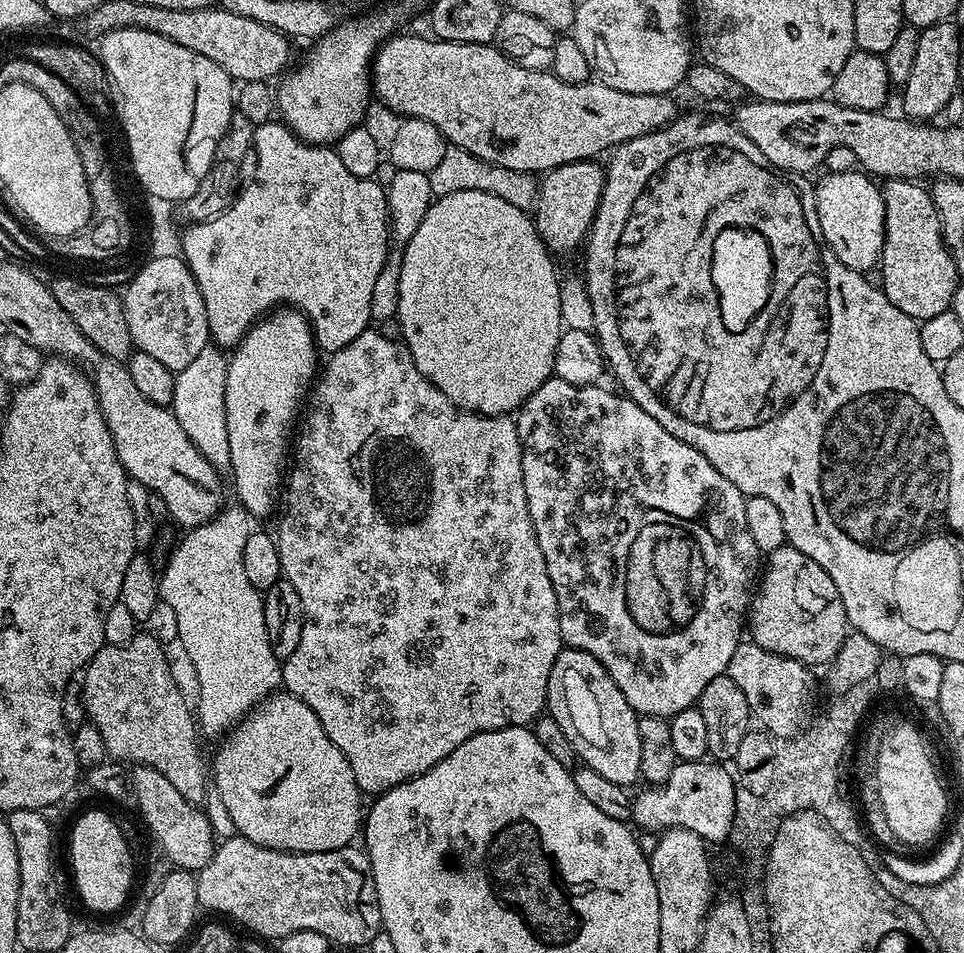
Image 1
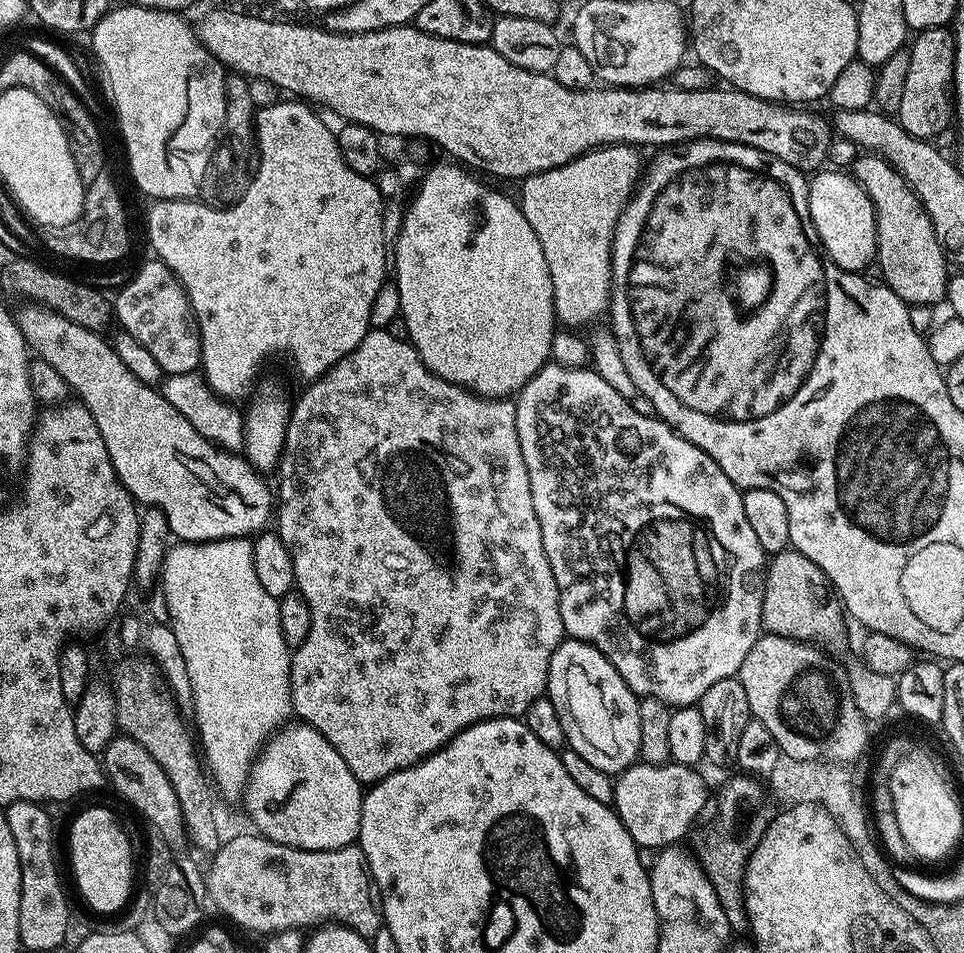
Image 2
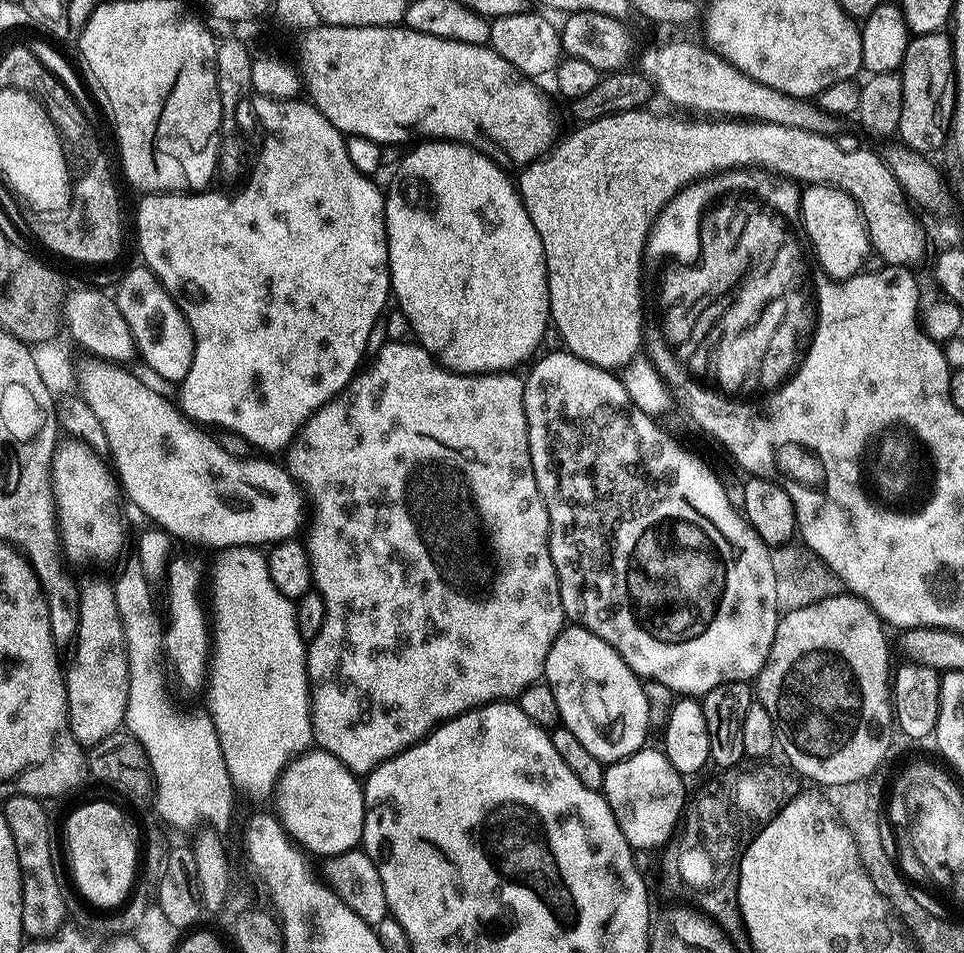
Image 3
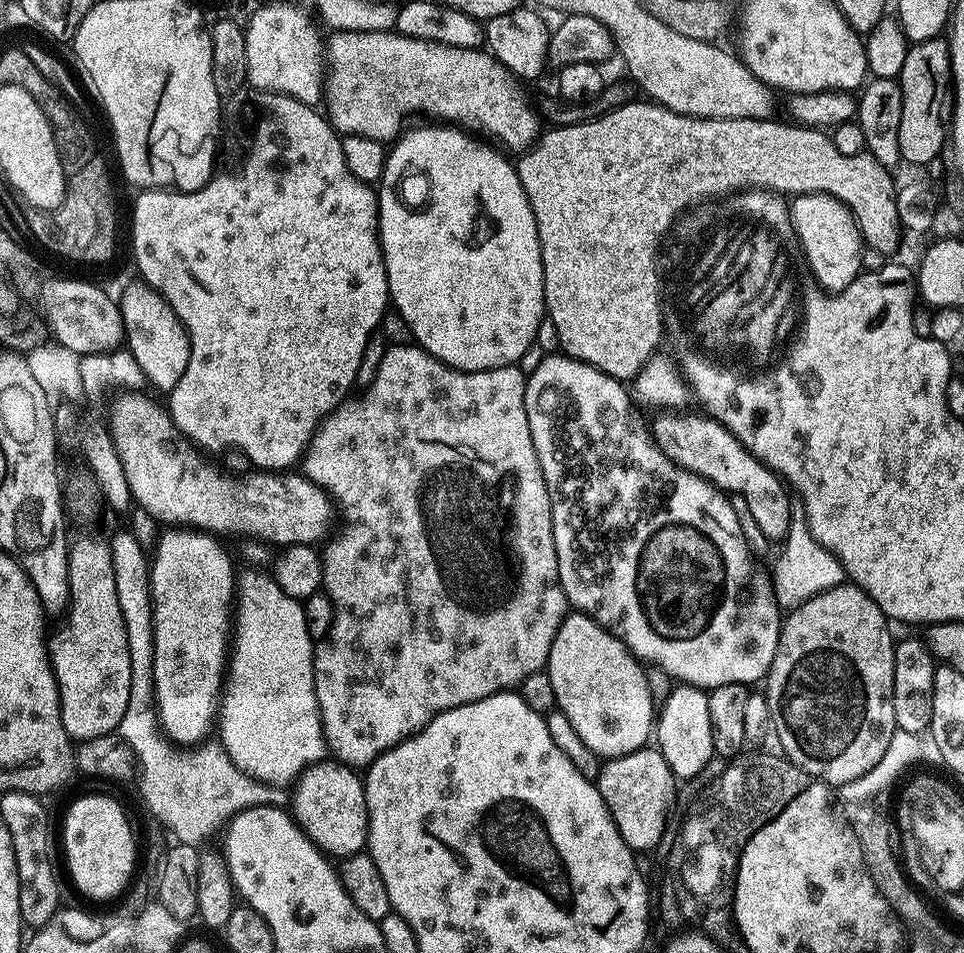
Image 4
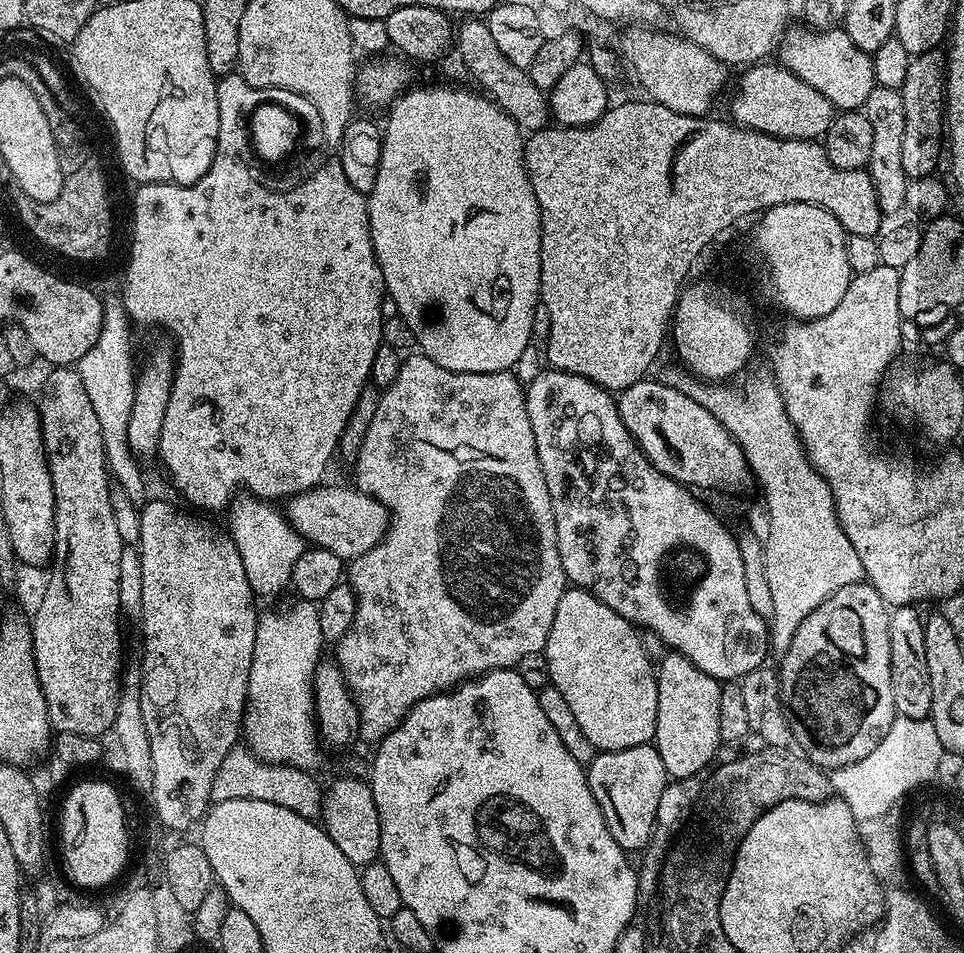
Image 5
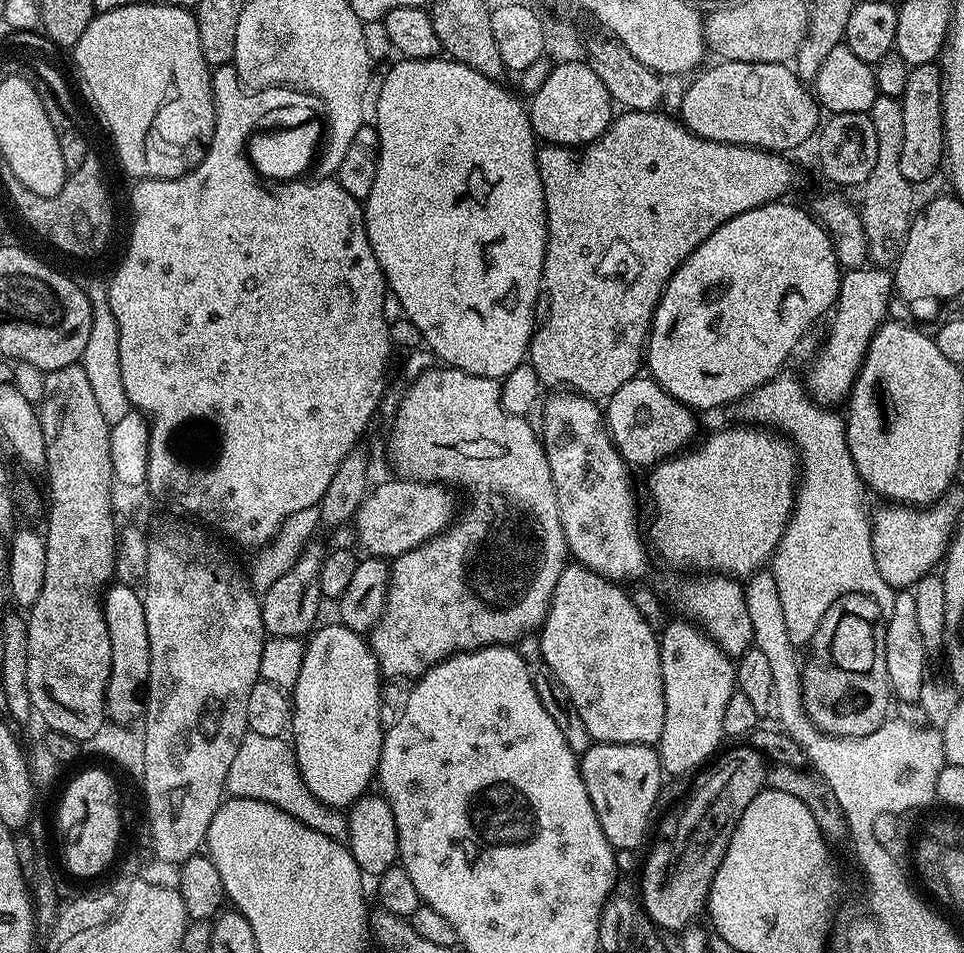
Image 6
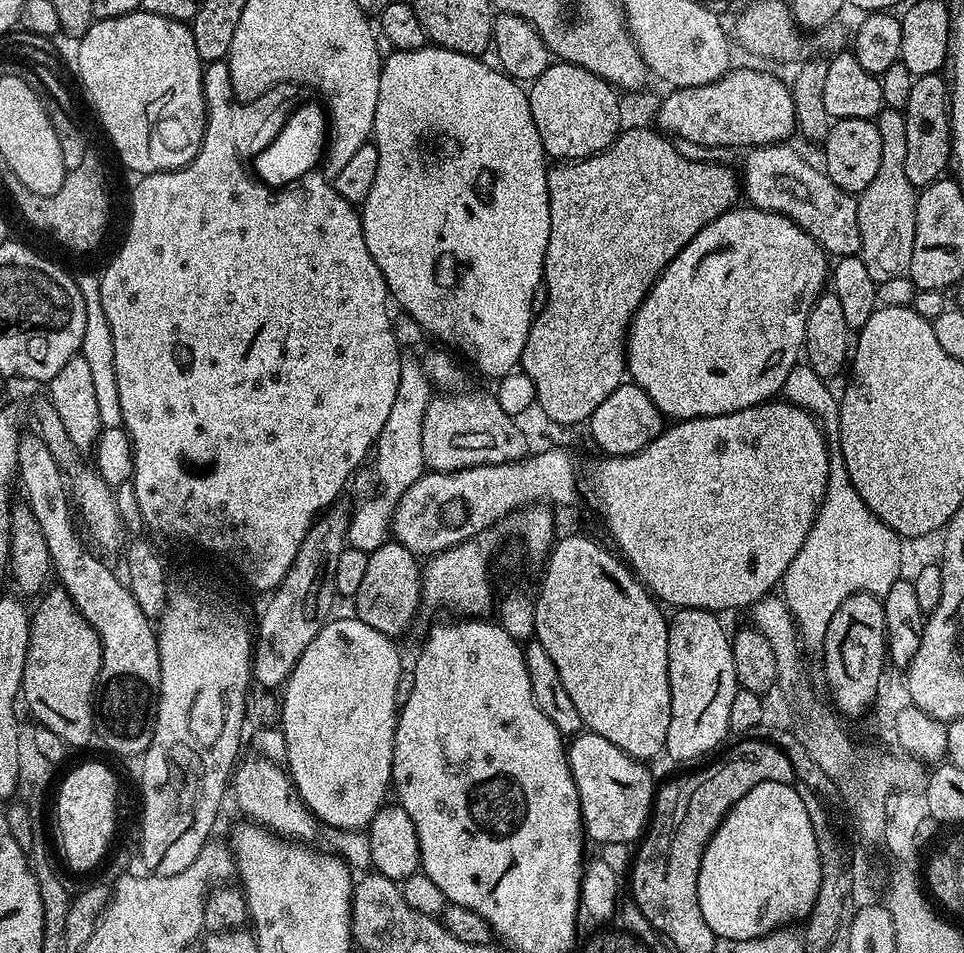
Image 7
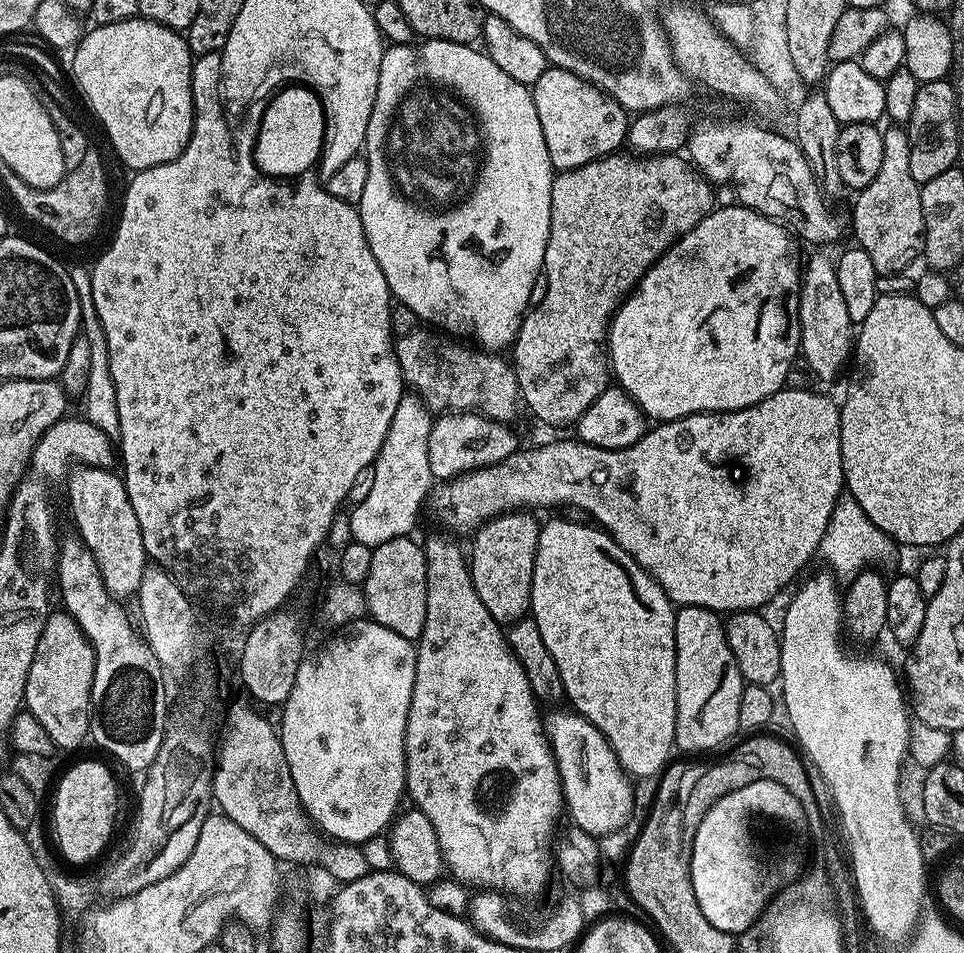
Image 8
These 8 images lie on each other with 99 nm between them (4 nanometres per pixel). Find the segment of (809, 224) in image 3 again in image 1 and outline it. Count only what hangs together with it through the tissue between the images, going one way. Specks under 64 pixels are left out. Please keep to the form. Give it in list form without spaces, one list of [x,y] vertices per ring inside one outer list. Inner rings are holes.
[[[860,170],[846,174],[828,172],[825,177],[821,184],[815,185],[818,226],[822,226],[822,234],[836,257],[847,268],[864,273],[879,265],[884,249],[884,194],[881,185]]]

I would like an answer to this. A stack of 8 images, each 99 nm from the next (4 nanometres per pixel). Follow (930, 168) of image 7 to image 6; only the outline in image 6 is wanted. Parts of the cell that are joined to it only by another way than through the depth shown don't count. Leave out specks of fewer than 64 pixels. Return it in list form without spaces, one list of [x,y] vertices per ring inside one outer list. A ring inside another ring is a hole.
[[[935,63],[917,64],[909,67],[906,78],[906,90],[899,97],[902,106],[902,123],[906,129],[906,139],[902,142],[902,178],[906,178],[913,186],[920,186],[923,180],[928,180],[936,171],[941,171],[946,160],[944,145],[944,85],[942,72],[936,69]]]

